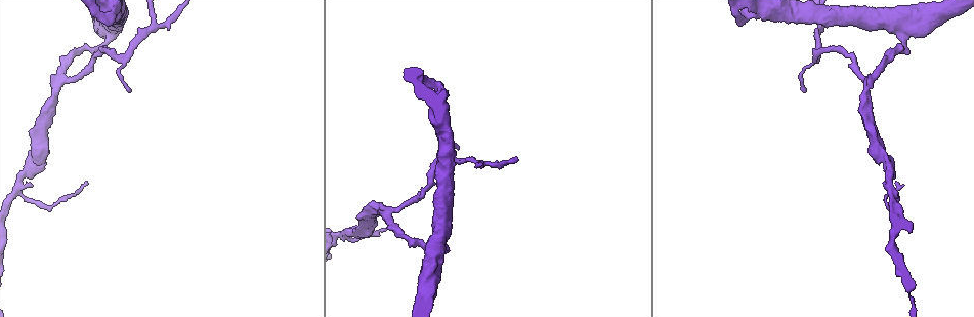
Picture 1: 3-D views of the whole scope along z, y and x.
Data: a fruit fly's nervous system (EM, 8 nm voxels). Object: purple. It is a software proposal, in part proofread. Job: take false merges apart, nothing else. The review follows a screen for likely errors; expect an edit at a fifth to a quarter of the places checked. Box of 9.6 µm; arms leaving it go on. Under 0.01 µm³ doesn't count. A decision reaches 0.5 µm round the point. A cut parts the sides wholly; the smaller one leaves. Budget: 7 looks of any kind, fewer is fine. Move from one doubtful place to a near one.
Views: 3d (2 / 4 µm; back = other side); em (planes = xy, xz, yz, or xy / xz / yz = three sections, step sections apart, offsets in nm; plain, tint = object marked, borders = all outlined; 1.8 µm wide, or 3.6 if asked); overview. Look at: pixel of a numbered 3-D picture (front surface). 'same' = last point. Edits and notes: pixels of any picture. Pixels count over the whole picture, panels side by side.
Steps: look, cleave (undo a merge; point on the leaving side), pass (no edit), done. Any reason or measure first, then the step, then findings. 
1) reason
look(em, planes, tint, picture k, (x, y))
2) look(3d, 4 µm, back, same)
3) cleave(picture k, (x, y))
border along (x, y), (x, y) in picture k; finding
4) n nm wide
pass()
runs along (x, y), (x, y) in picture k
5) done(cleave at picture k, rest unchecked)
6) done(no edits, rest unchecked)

thick turns thin
look(em, xy, step 16, tint, picture 1, (39, 165))

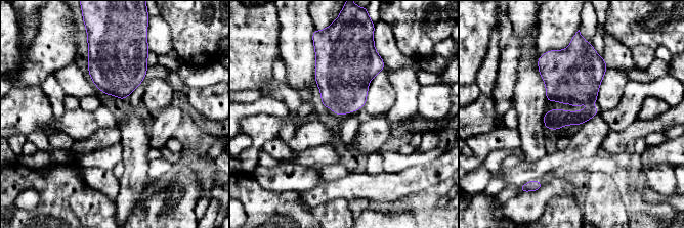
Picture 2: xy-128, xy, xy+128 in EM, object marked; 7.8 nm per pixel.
pass()
one cell here

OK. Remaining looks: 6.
a fork
look(em, xz, step 16, tint, picture 1, (876, 74))

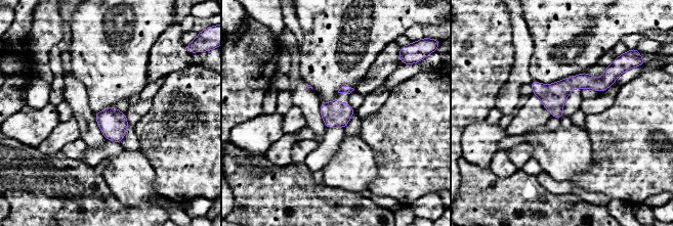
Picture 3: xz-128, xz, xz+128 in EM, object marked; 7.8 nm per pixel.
another direction
look(em, planes, tint, same)

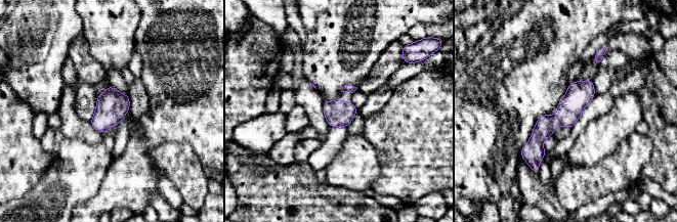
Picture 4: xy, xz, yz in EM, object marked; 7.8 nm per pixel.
pass()
runs along (590, 83), (537, 138), (530, 160) in picture 4; all the same cell

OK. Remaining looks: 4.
look(3d, 4 µm, back, picture 1, (485, 165))

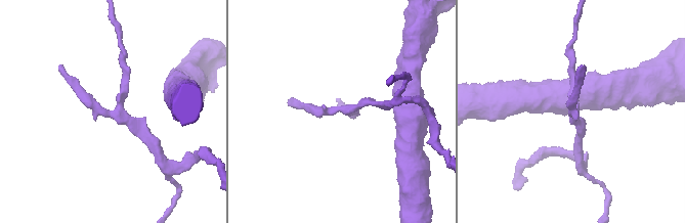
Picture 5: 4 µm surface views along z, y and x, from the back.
shape alone is not enough
look(em, yz, step 8, tint, picture 5, (571, 112))

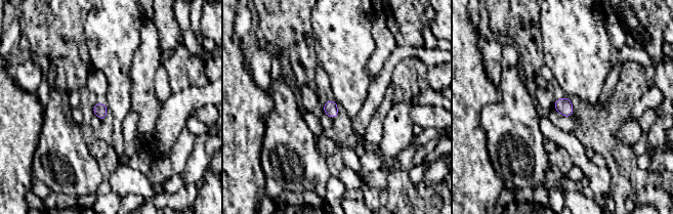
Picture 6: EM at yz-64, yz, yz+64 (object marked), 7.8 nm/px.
pass()
one cell here

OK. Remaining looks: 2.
done(no edits, rest unchecked)

